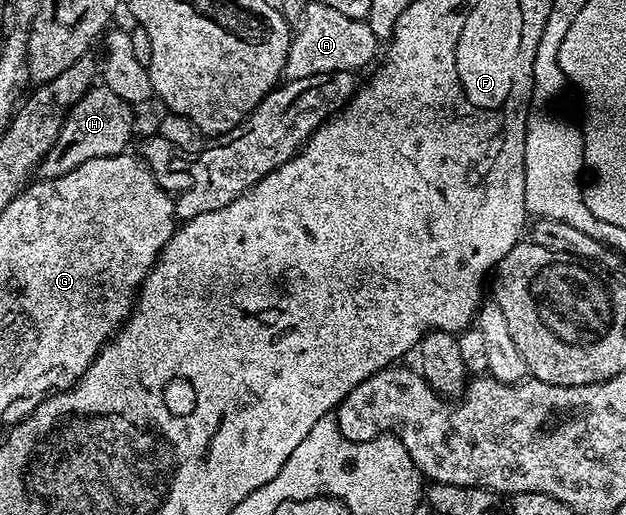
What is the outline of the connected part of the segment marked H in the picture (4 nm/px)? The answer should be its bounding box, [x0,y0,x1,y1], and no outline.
[39,86,134,180]

